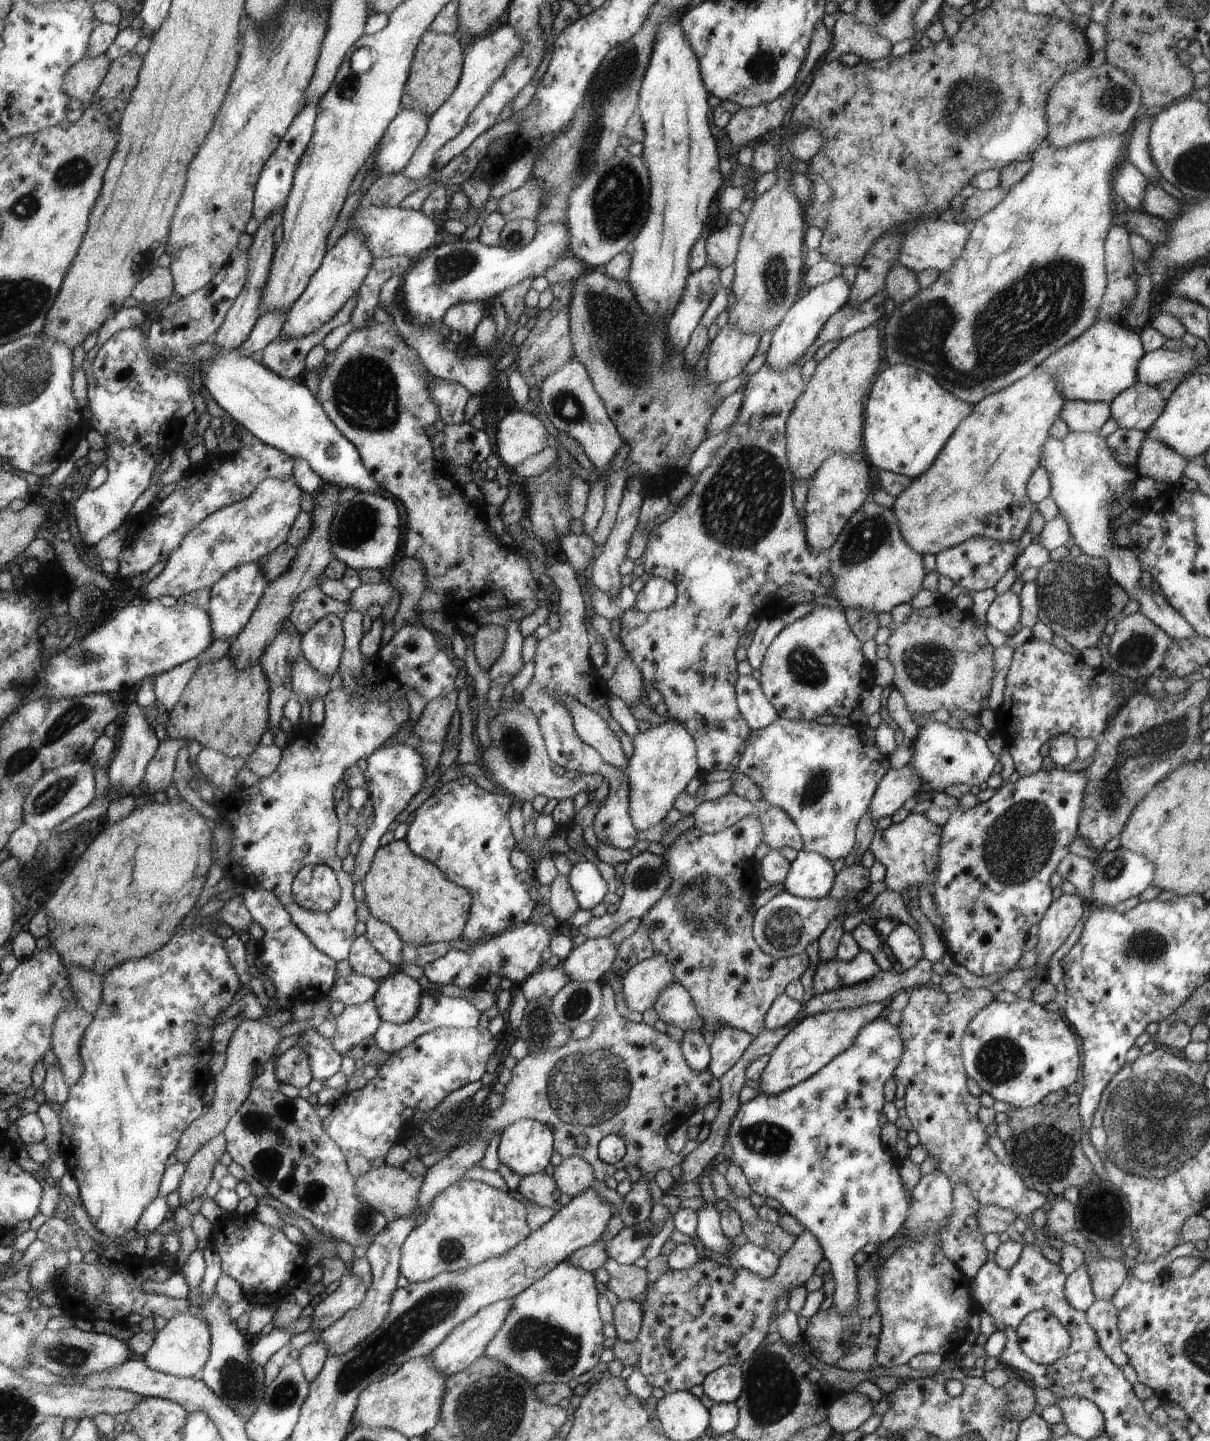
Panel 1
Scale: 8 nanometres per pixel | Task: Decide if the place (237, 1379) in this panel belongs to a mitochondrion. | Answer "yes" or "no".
yes

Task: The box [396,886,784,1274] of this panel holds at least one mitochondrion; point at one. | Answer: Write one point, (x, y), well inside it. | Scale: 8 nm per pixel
(584, 1089)

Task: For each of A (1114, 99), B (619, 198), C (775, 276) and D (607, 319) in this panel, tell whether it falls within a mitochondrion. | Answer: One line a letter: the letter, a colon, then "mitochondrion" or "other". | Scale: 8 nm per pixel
A: mitochondrion
B: mitochondrion
C: mitochondrion
D: mitochondrion

